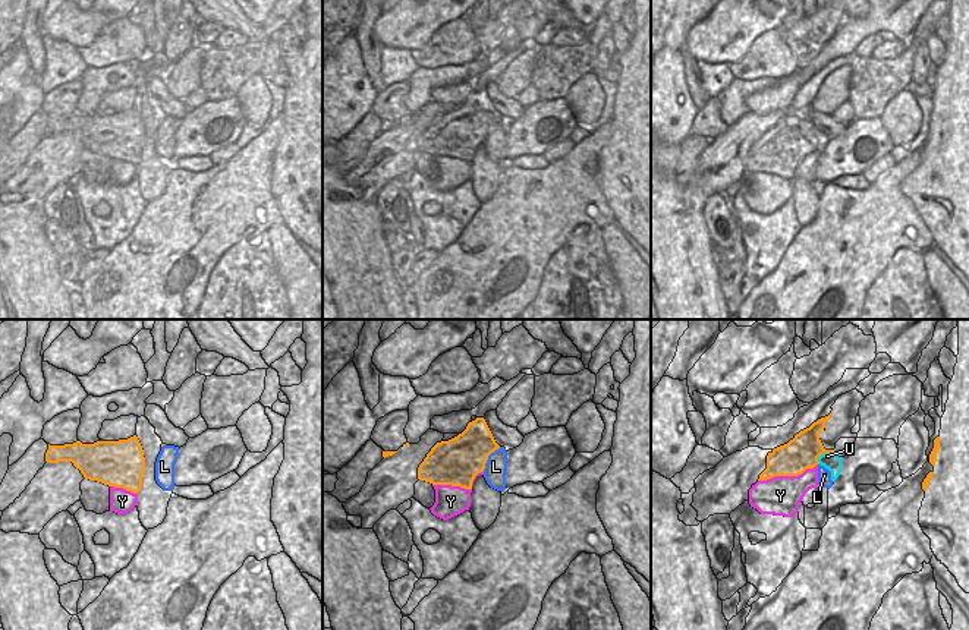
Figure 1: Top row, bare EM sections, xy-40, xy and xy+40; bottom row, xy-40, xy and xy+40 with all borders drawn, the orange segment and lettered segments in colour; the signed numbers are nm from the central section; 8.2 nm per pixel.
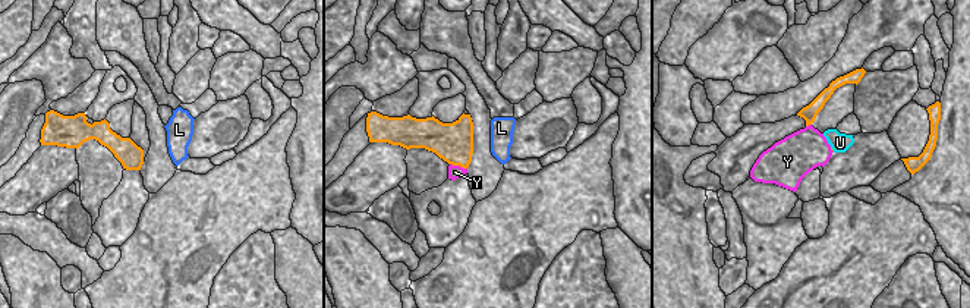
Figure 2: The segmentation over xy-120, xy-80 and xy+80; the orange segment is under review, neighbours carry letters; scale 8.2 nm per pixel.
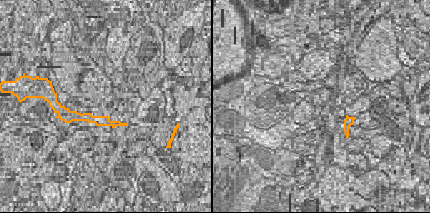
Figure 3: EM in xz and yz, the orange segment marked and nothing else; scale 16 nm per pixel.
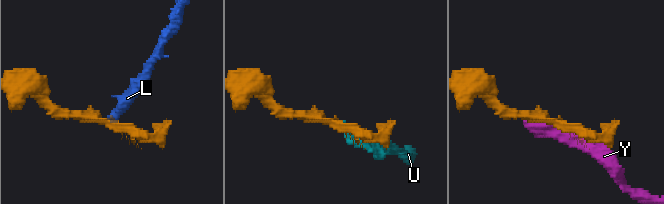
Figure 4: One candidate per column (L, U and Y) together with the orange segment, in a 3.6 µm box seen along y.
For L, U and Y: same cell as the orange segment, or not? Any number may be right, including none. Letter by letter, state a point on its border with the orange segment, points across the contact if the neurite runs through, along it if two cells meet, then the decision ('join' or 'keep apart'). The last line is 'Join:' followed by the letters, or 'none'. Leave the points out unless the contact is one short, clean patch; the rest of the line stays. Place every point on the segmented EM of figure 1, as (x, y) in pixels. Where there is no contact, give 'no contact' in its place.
L: xy (487, 457) | along xy (500, 447), (488, 456), (483, 471) | keep apart
U: xy+40 (823, 453) | keep apart
Y: xy+40 (787, 475) | join
Join: Y

